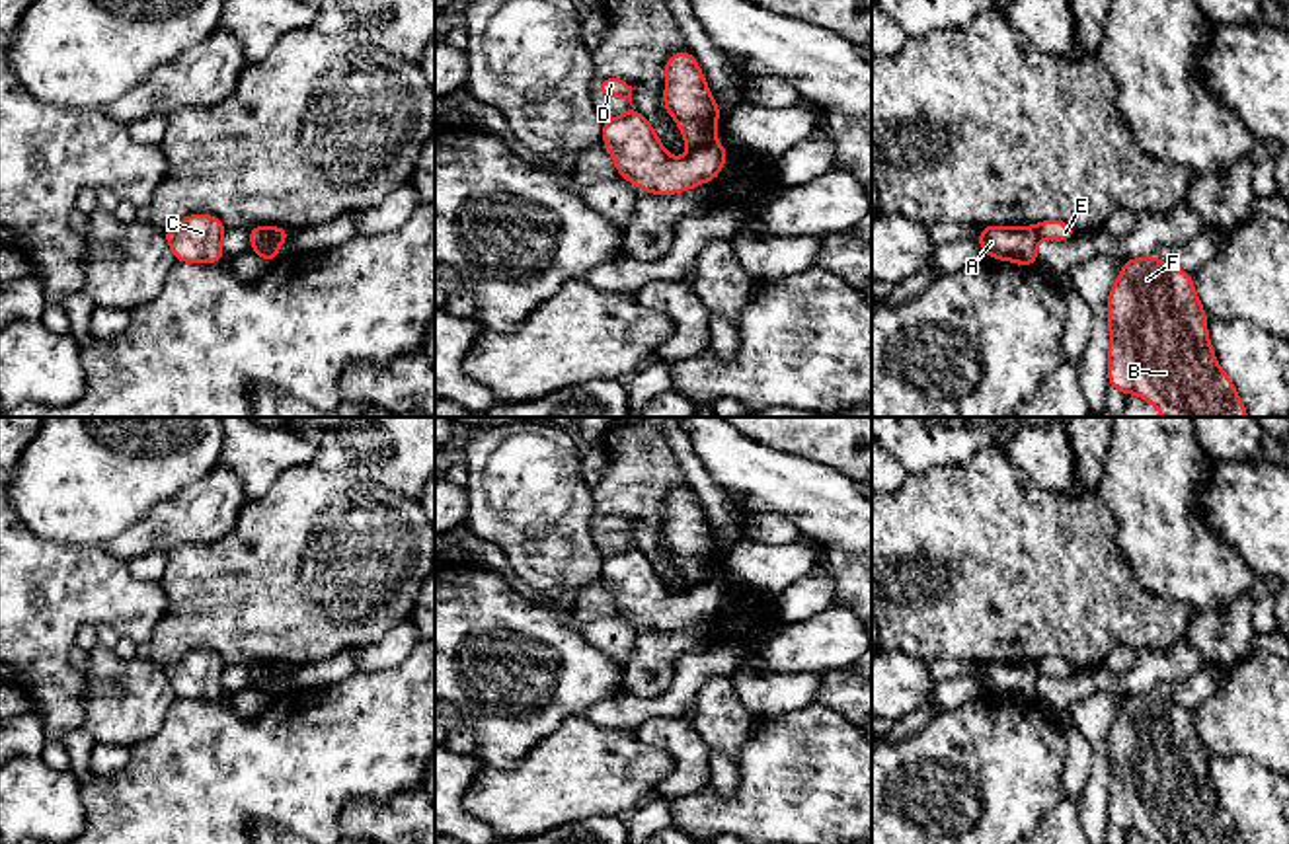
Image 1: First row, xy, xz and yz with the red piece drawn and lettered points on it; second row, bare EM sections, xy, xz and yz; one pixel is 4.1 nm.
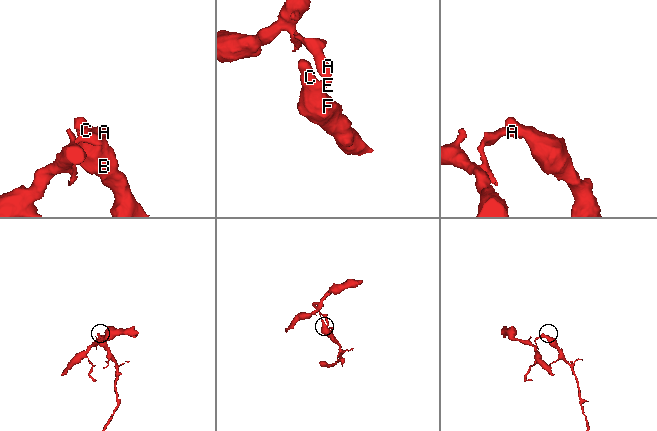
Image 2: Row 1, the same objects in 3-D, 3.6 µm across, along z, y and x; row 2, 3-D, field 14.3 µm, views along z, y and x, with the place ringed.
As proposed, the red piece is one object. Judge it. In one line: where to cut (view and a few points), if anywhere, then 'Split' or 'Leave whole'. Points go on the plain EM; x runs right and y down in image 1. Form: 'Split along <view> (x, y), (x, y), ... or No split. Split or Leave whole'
Split along xz (716, 579), (693, 587). Split

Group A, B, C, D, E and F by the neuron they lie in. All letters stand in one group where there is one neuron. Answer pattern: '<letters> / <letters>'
A / B C D E F

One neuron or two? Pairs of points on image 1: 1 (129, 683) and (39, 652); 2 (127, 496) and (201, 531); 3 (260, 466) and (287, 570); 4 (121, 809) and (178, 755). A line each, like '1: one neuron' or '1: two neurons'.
1: two neurons
2: two neurons
3: two neurons
4: one neuron

